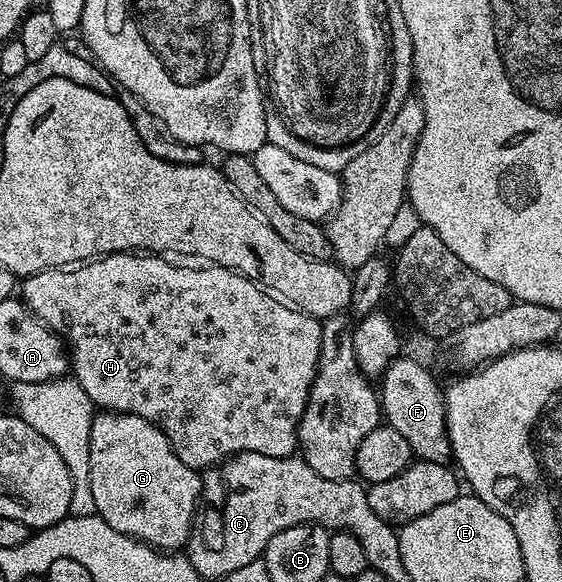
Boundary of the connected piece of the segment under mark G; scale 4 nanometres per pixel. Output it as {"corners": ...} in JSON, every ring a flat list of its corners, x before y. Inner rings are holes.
{"corners":[[104,410,94,415,91,422,90,484,96,515,101,516,107,526,115,526,119,534,134,536,158,550,181,550,188,545,189,533,195,527,203,480,198,469,184,464,168,438,154,424,147,422,147,418]]}

